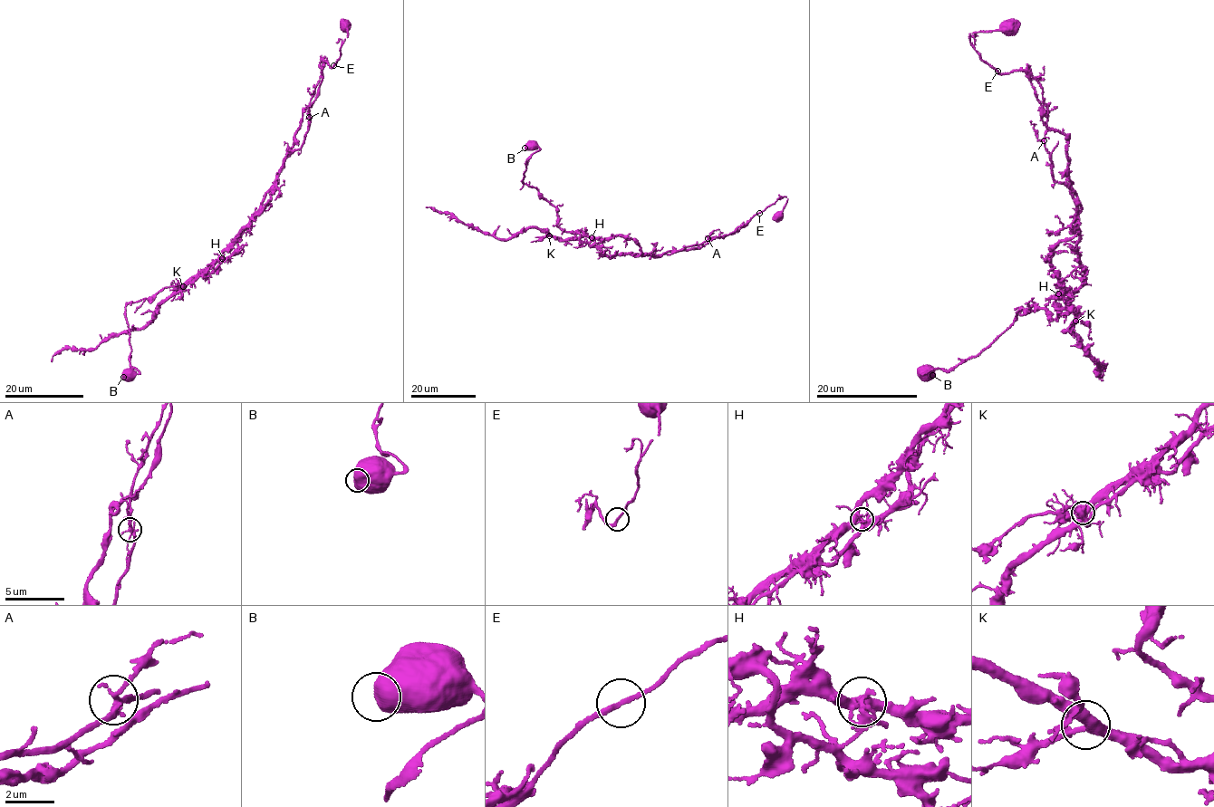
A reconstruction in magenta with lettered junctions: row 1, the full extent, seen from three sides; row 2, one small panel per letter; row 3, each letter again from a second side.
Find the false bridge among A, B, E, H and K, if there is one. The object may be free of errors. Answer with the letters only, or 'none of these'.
H

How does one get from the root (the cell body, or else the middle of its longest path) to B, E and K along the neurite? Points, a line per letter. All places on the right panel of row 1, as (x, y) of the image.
B: (1008, 27), (969, 40), (1026, 72), (1067, 139), (1062, 310), (1021, 308), (932, 375)
E: (1008, 27), (975, 32), (969, 35), (970, 44), (980, 59), (997, 71)
K: (1008, 27), (969, 40), (1001, 73), (1026, 72), (1042, 120), (1067, 139), (1078, 232), (1050, 265), (1075, 321)

